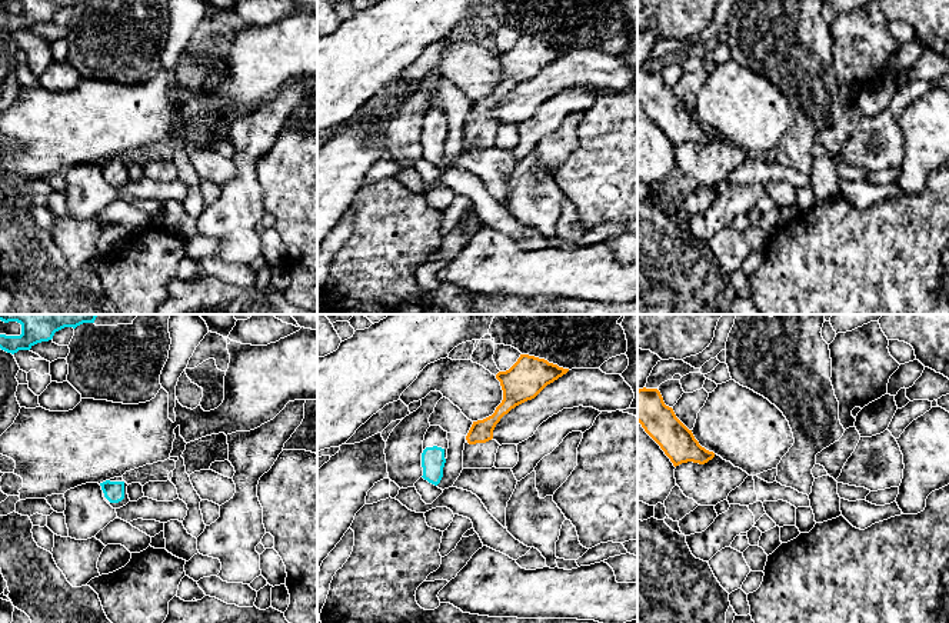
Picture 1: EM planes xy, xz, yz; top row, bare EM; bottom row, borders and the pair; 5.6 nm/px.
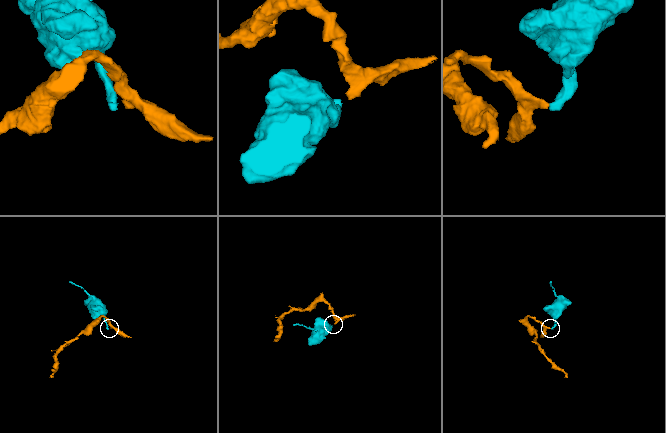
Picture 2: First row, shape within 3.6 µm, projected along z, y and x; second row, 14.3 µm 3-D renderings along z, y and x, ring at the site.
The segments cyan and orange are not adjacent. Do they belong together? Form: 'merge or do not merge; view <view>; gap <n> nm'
do not merge; view xz; gap 140 nm

